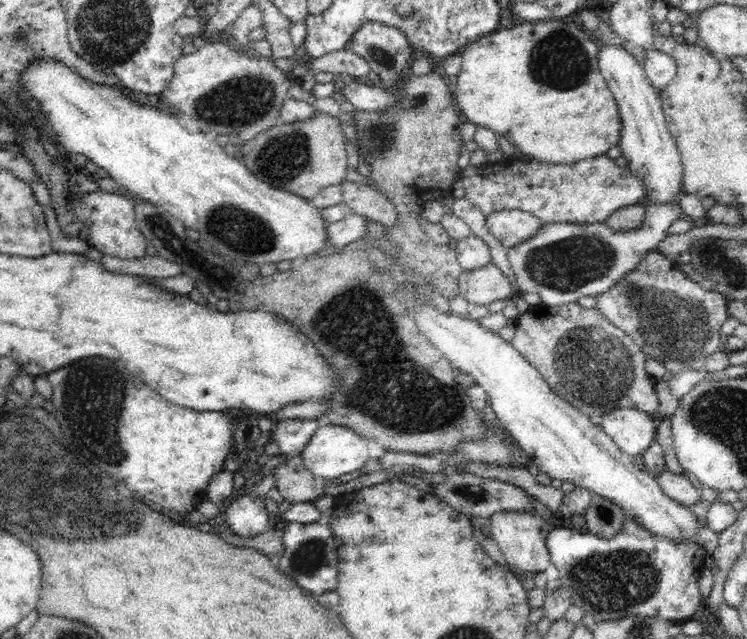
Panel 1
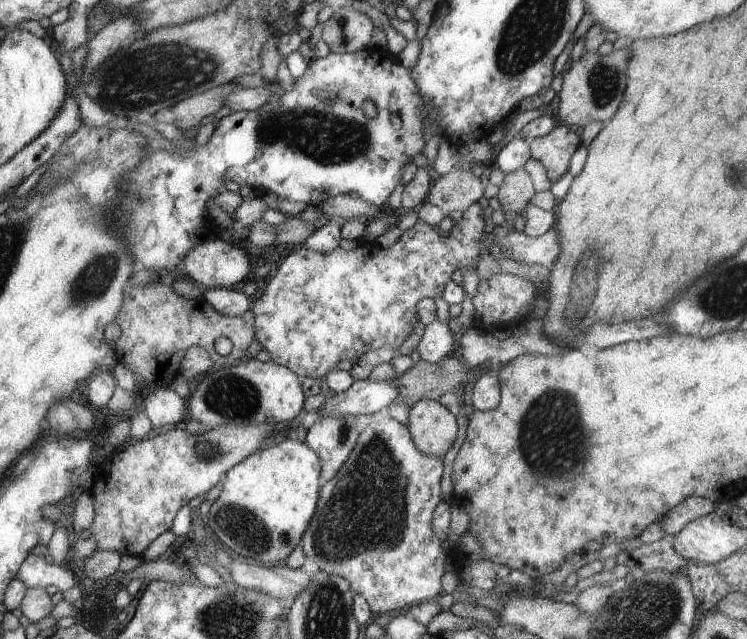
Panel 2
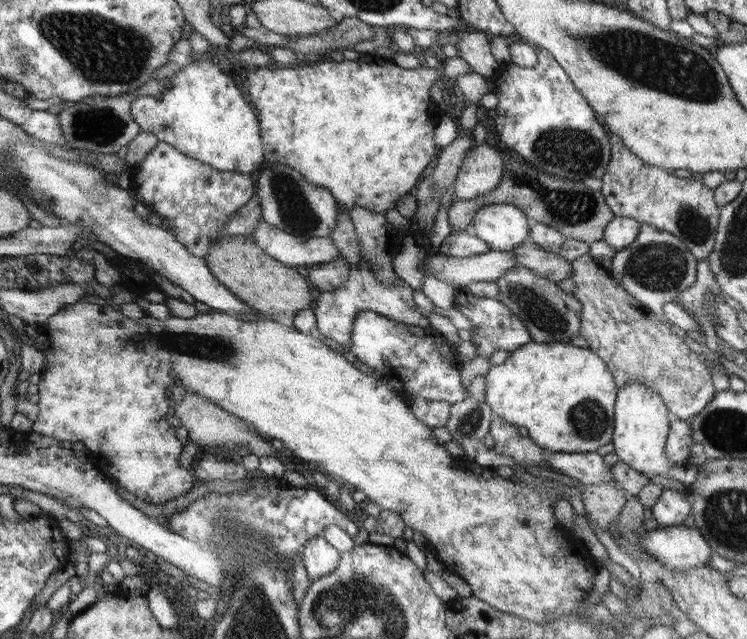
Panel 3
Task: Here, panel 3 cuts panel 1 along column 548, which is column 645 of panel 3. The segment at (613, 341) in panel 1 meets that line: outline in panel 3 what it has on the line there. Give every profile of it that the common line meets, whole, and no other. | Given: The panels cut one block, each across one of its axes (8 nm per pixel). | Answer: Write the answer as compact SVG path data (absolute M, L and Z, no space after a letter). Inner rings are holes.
M589 255L572 261L571 273L570 278L576 284L576 290L572 292L572 295L581 304L578 334L588 342L588 349L602 358L602 361L612 370L613 376L616 378L617 388L631 382L645 384L663 398L665 404L669 405L670 412L674 412L680 420L688 421L689 418L702 411L718 393L713 385L711 368L698 360L698 354L682 340L682 337L675 332L675 328L632 298L624 288L620 288L618 282L612 280L606 274L606 270L602 270L594 262L594 258L590 258Z

